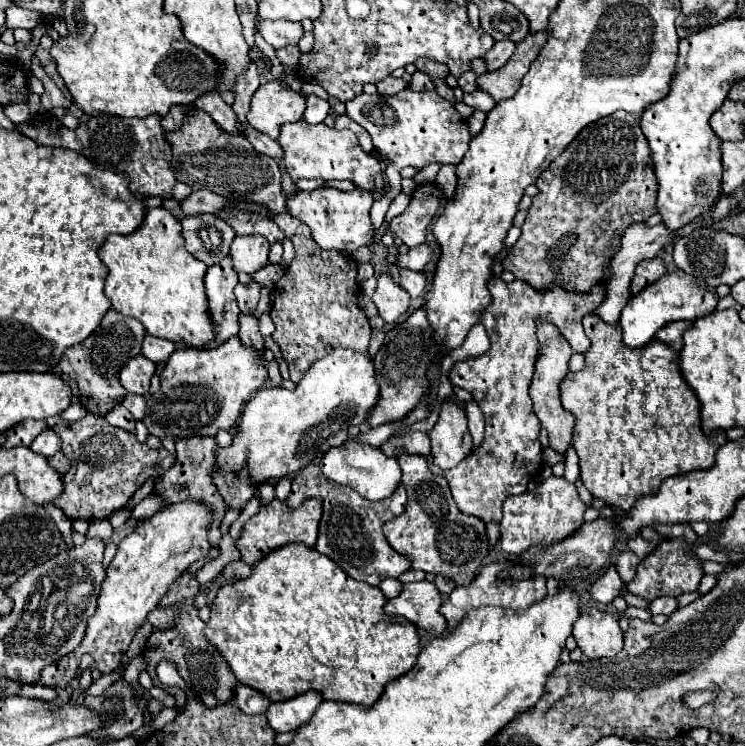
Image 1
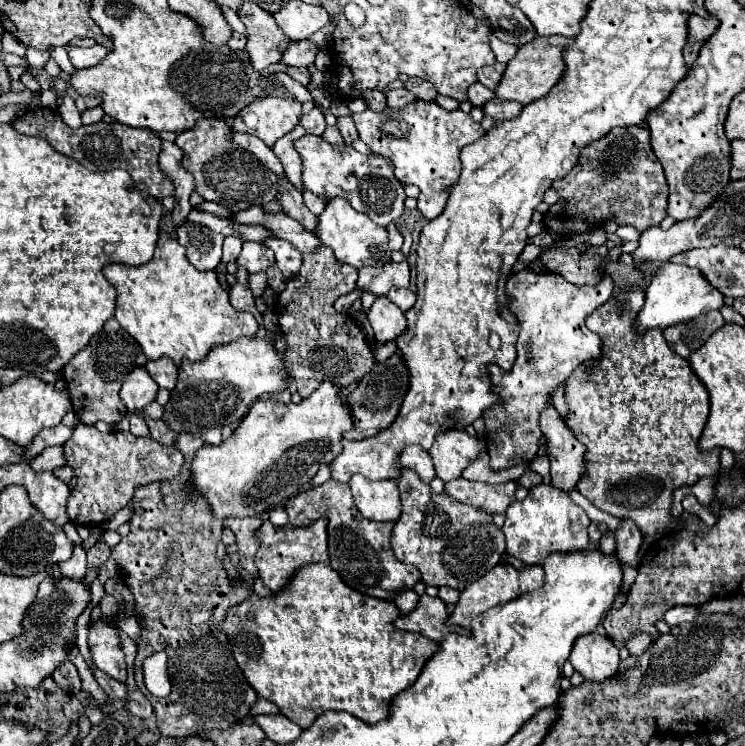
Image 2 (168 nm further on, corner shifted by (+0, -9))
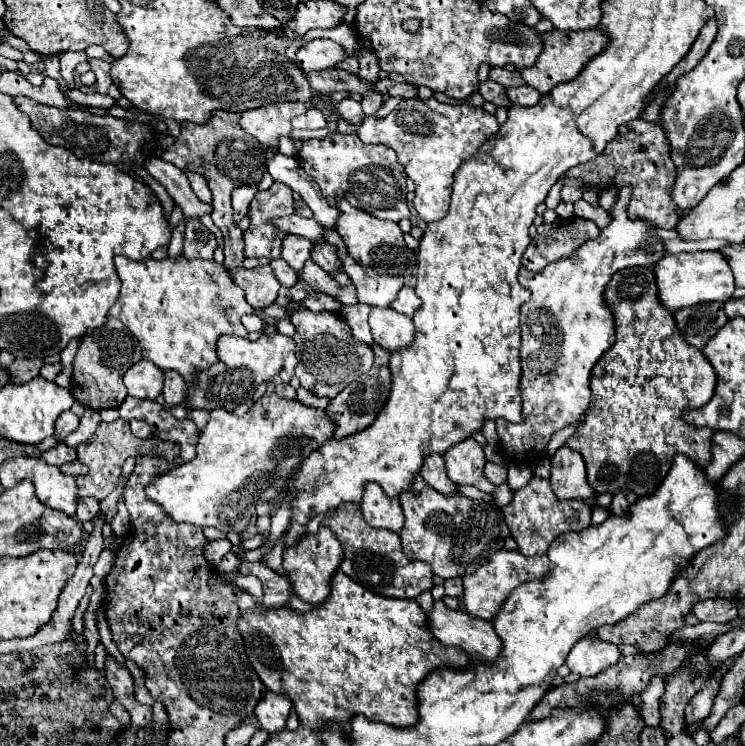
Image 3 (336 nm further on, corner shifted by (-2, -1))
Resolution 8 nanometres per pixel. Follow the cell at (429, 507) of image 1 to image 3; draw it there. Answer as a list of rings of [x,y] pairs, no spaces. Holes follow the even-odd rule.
[[[416,474],[416,480],[412,480],[412,488],[400,494],[400,504],[406,518],[404,528],[400,530],[404,554],[412,560],[428,562],[434,574],[444,580],[472,574],[480,564],[486,564],[510,536],[508,526],[496,506],[462,494],[444,496],[428,486],[420,474]]]

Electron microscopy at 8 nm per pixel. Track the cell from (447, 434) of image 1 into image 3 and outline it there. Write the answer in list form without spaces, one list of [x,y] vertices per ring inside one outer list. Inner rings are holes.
[[[462,440],[460,444],[448,448],[448,452],[444,454],[446,460],[446,472],[448,478],[456,484],[468,484],[468,486],[476,486],[482,492],[492,494],[492,490],[496,490],[496,486],[492,482],[488,482],[482,474],[486,458],[484,458],[484,448],[474,440]]]

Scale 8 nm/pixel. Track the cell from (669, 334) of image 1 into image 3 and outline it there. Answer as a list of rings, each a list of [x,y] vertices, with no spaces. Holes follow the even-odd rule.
[[[712,302],[676,310],[674,320],[684,340],[690,346],[702,348],[726,324],[728,318],[722,308],[724,308],[722,302]]]

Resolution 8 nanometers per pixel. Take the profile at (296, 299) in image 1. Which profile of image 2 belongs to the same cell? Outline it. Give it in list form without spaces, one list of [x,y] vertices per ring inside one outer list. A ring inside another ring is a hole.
[[[320,246],[314,254],[304,256],[298,278],[288,280],[286,290],[278,294],[276,312],[280,314],[280,330],[288,342],[284,358],[302,398],[308,398],[322,382],[336,382],[346,388],[368,374],[374,364],[374,356],[354,320],[334,310],[336,298],[356,288],[356,278],[356,268],[338,264],[334,252]]]

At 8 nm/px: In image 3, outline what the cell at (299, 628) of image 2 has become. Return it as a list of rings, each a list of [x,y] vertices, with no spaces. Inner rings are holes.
[[[340,570],[330,578],[328,598],[316,604],[310,612],[296,614],[286,606],[274,612],[260,614],[262,620],[268,620],[270,616],[270,622],[264,628],[258,626],[258,636],[244,616],[238,620],[244,648],[262,684],[272,692],[286,694],[298,712],[300,724],[312,730],[318,730],[328,720],[346,726],[354,714],[364,714],[368,720],[394,726],[414,724],[418,718],[416,684],[422,682],[428,672],[440,666],[464,668],[470,662],[470,656],[464,650],[456,646],[442,646],[430,632],[422,628],[426,618],[416,600],[396,600],[372,594],[352,578],[344,576]]]

